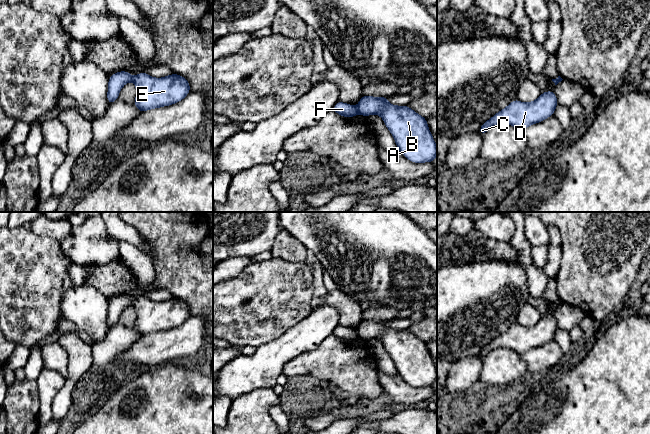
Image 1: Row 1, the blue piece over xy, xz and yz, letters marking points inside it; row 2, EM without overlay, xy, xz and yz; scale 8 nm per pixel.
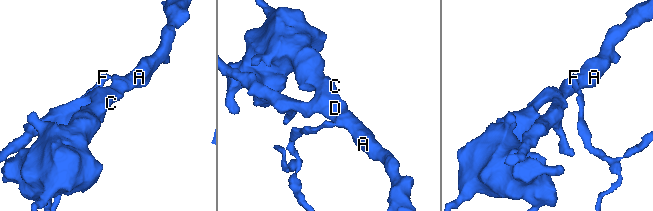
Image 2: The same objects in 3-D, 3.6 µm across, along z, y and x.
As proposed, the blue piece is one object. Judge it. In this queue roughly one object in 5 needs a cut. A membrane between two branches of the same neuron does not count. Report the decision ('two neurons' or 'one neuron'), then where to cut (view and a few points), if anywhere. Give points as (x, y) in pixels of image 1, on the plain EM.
two neurons | xz (357, 331), (359, 336)

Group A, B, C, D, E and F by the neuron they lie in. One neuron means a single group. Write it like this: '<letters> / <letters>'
A B C D E / F

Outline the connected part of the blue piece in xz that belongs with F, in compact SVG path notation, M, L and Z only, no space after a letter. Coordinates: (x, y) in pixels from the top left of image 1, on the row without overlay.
M338 325L334 329L333 335L343 341L354 341L359 338L359 333L357 330L343 327L341 325Z

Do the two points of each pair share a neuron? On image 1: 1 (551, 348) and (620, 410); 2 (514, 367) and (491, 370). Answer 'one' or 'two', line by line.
1: two
2: one

